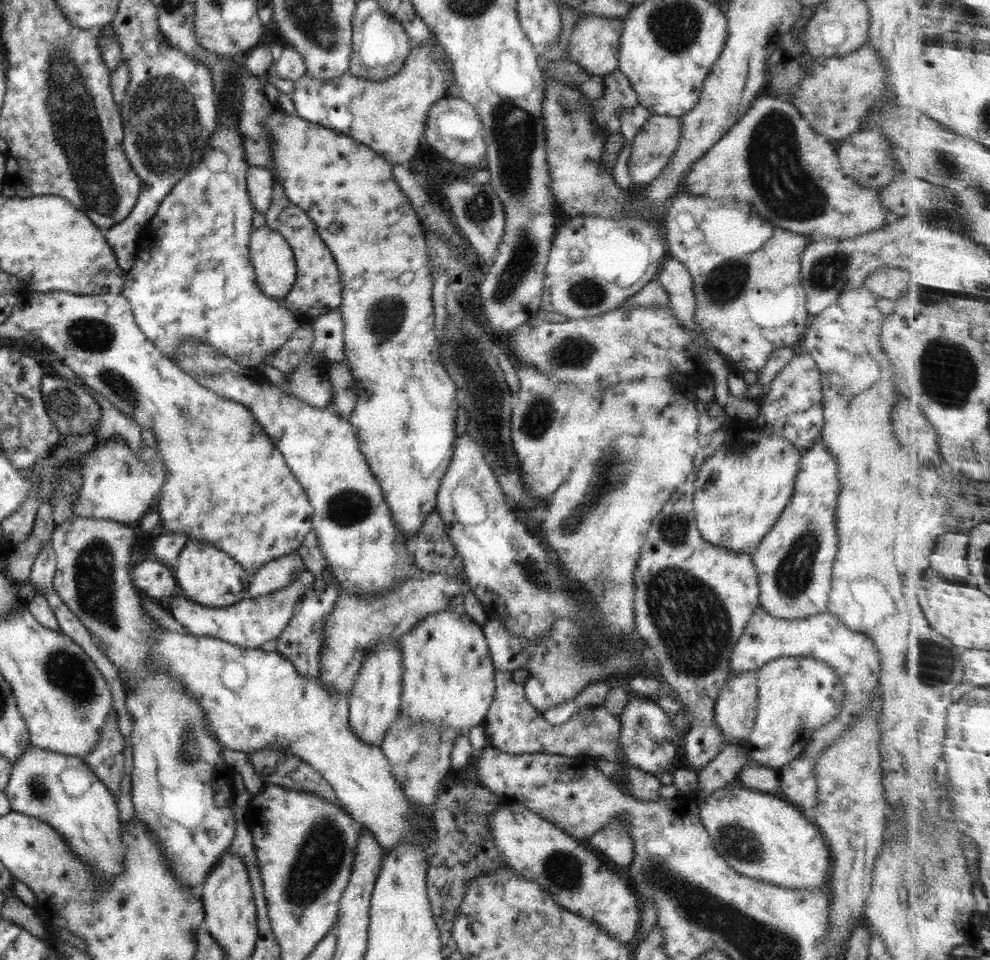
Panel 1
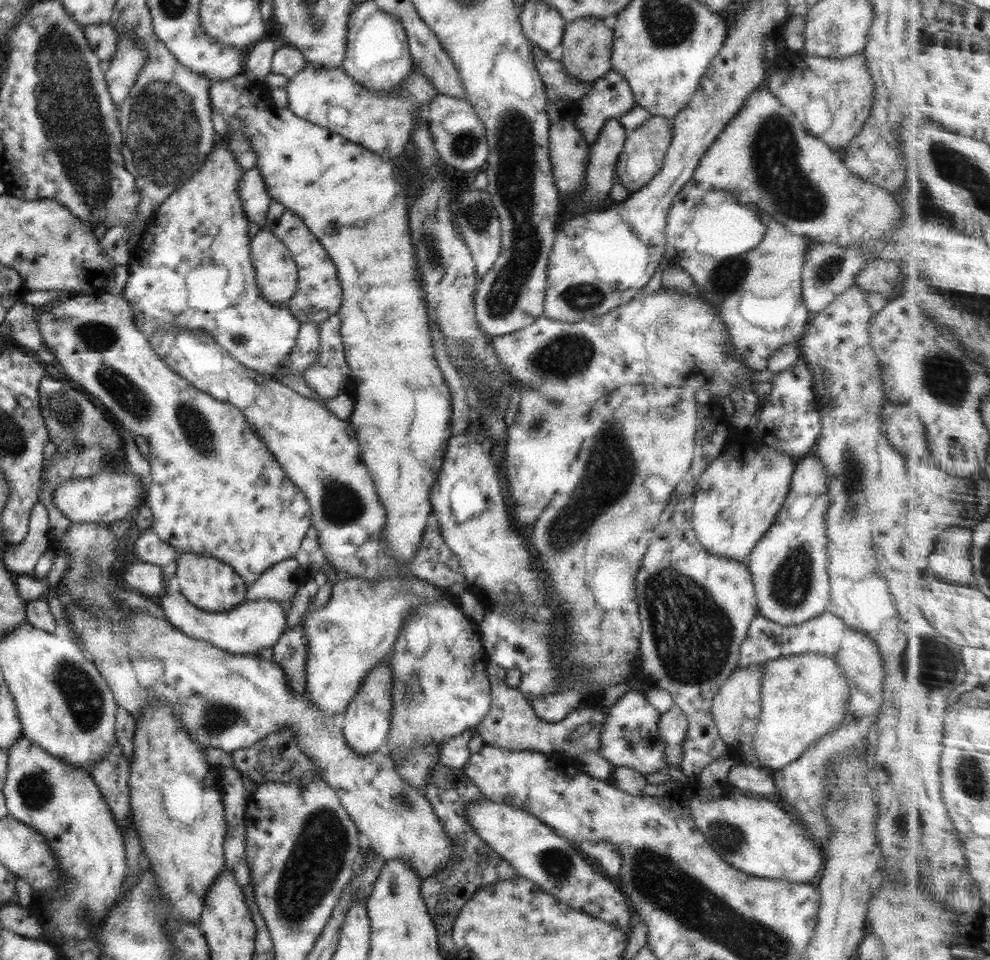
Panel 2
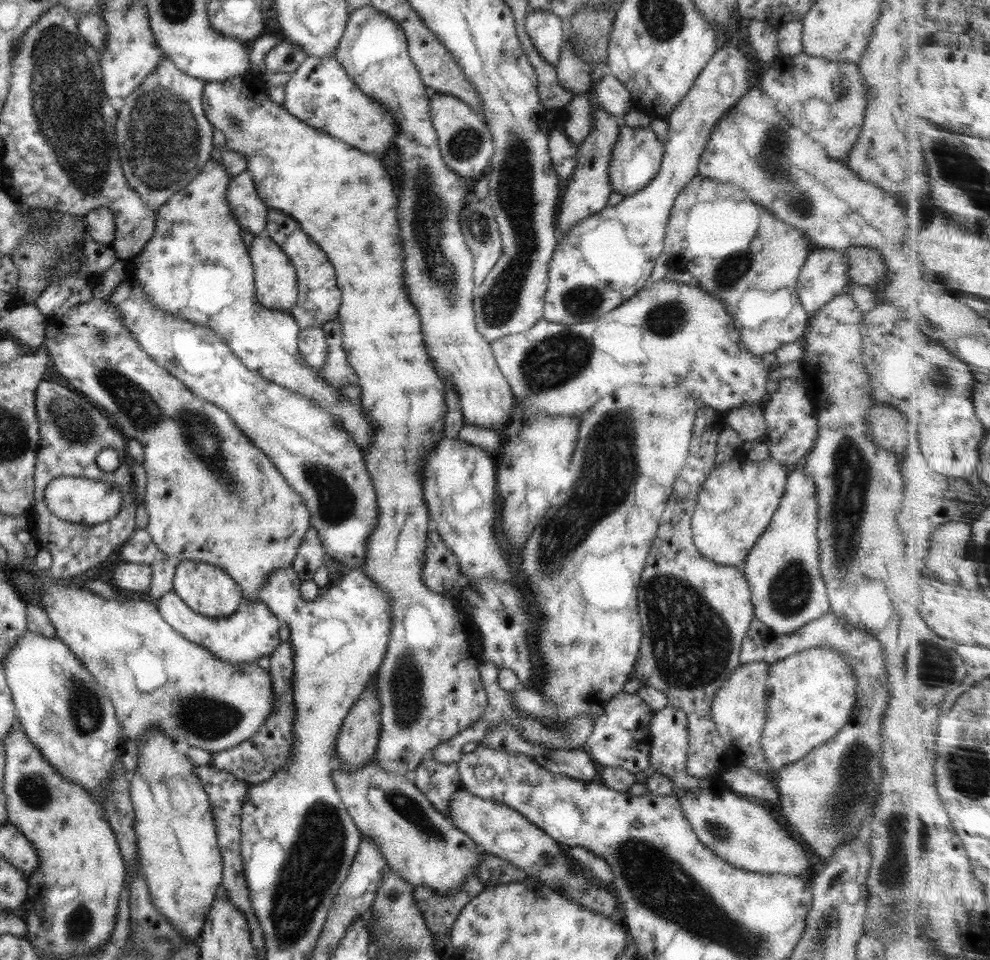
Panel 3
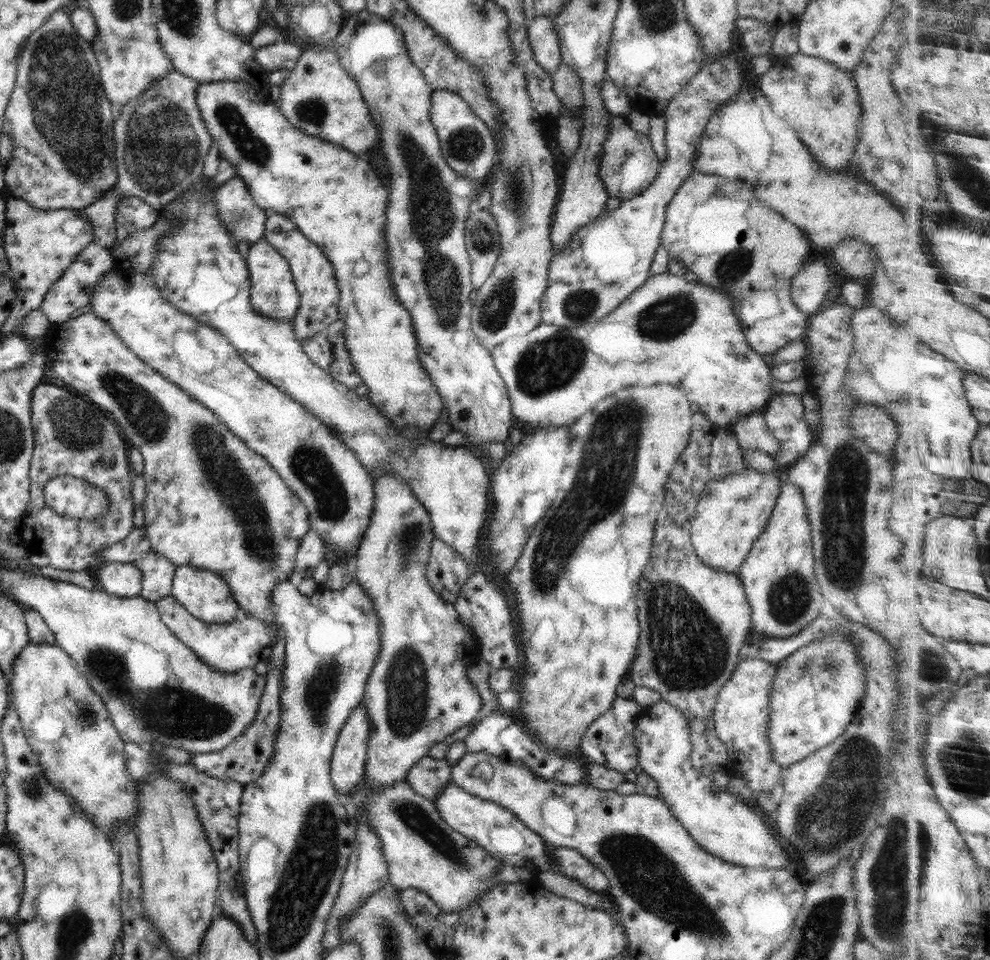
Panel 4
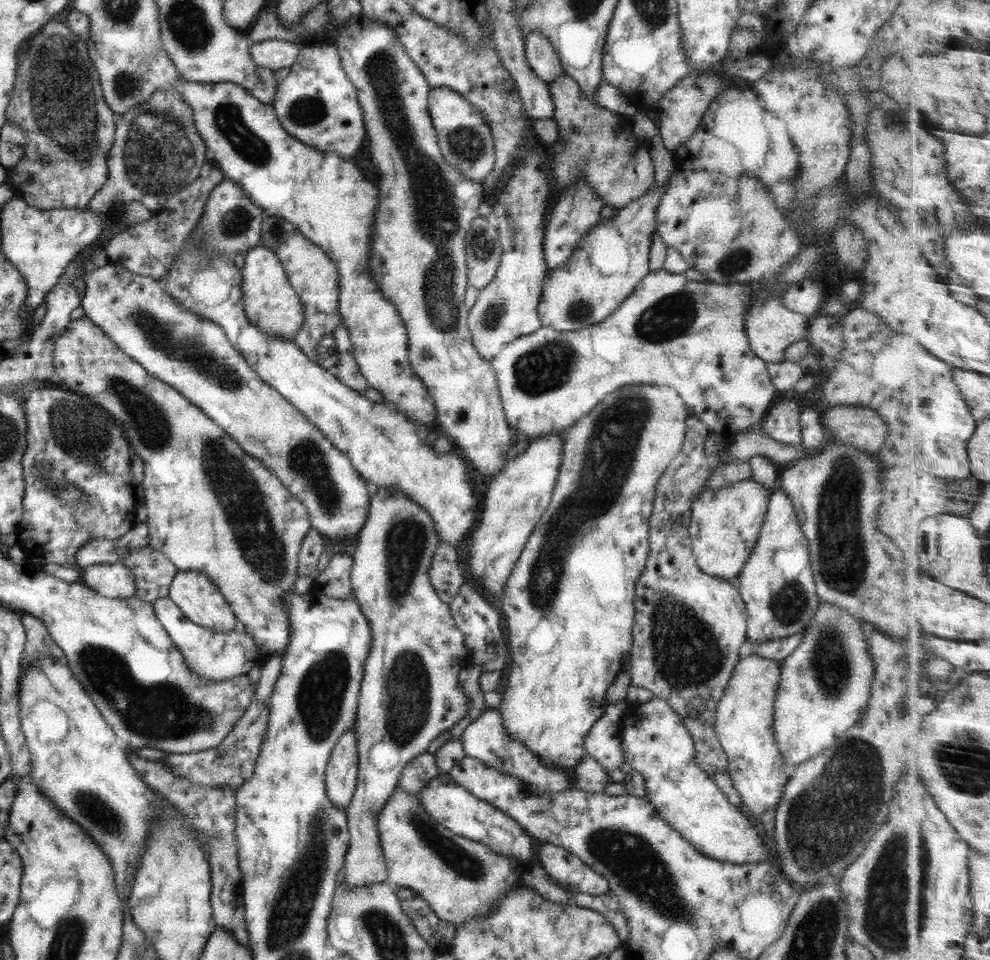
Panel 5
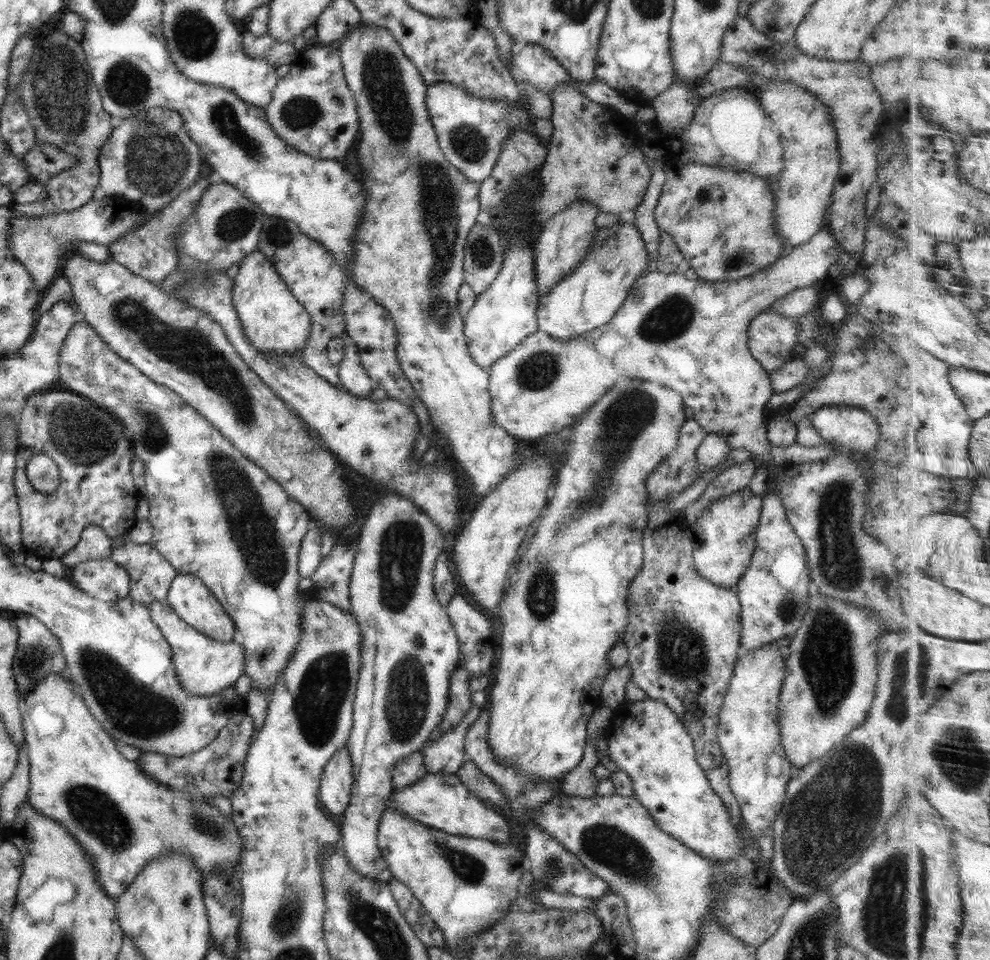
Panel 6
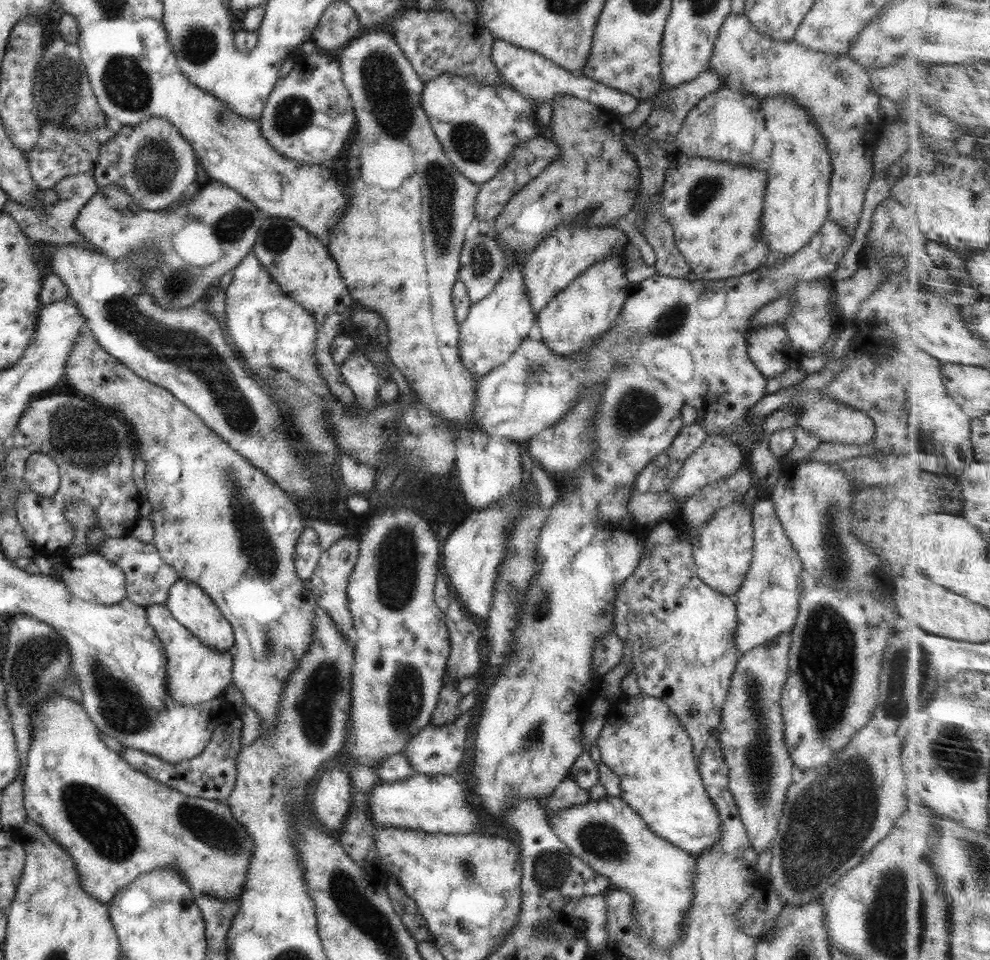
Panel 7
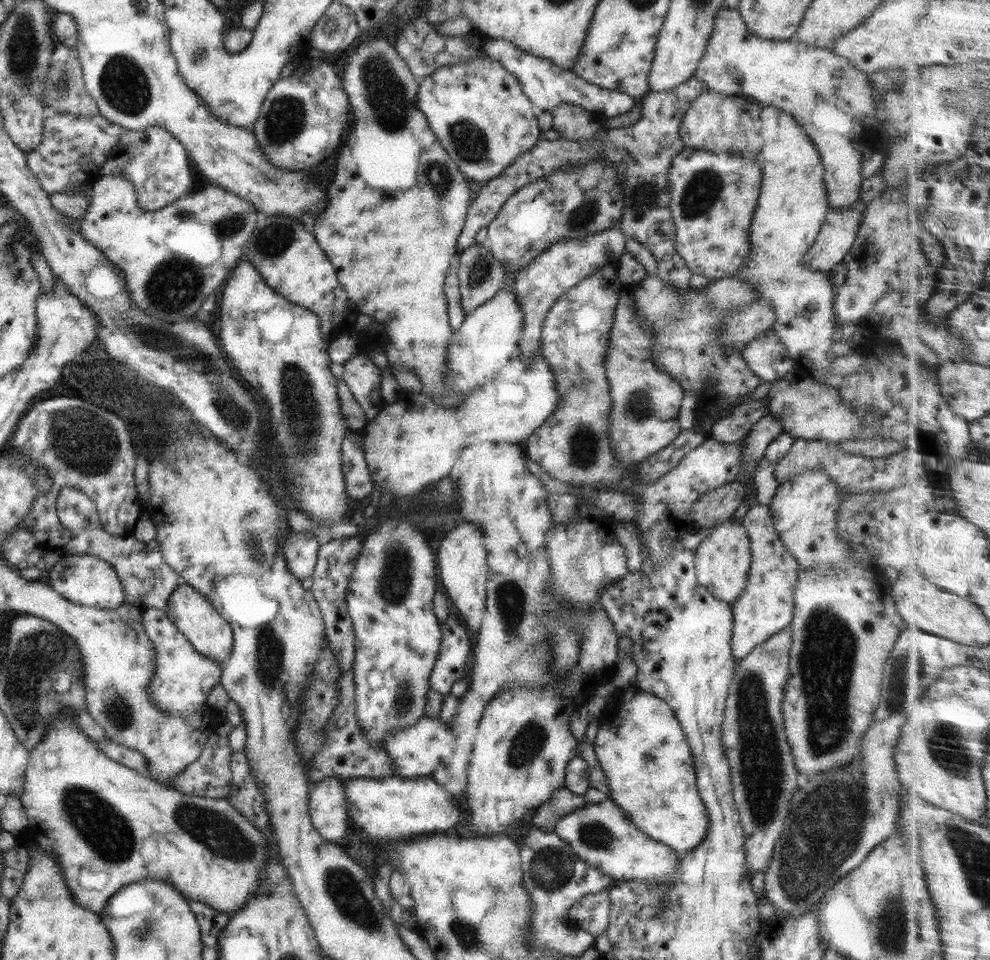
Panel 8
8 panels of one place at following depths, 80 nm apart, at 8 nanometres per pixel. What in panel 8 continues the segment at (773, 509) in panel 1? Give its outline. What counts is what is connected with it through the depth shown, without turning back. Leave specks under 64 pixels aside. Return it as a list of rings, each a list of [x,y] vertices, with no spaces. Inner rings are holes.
[[[731,518],[722,524],[713,526],[712,533],[699,544],[695,551],[695,574],[698,583],[718,600],[728,604],[734,601],[746,589],[747,577],[751,566],[751,545],[743,524]]]

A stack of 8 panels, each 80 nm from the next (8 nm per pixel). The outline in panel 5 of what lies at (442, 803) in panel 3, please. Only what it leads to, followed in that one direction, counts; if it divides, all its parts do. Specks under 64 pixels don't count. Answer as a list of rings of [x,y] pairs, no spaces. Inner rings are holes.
[[[424,752],[406,764],[396,789],[417,794],[433,778],[442,773],[444,772],[436,766],[435,756]]]

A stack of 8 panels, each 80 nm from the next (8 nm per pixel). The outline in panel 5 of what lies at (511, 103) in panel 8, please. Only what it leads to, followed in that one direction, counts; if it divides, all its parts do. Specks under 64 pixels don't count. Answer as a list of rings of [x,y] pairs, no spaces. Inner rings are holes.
[[[432,88],[428,97],[428,112],[432,117],[435,135],[441,153],[462,176],[480,183],[493,169],[495,150],[492,132],[486,124],[483,114],[464,96],[450,88]]]

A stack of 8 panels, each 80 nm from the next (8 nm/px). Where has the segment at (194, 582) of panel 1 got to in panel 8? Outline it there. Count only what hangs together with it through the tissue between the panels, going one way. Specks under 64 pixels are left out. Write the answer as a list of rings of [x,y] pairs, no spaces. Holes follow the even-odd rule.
[[[180,583],[170,595],[164,612],[202,656],[217,662],[229,658],[233,647],[233,630],[230,623],[226,622],[214,609],[213,604],[192,586]]]

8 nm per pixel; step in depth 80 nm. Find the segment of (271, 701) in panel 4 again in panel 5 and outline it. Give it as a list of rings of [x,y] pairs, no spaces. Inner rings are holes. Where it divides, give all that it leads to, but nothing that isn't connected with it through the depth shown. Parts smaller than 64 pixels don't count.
[[[269,699],[258,700],[247,708],[232,727],[229,734],[214,749],[208,749],[196,753],[174,754],[165,756],[163,764],[171,768],[171,772],[187,778],[194,784],[202,786],[229,786],[237,789],[242,786],[252,775],[259,755],[259,750],[267,731],[267,720],[269,717]]]

